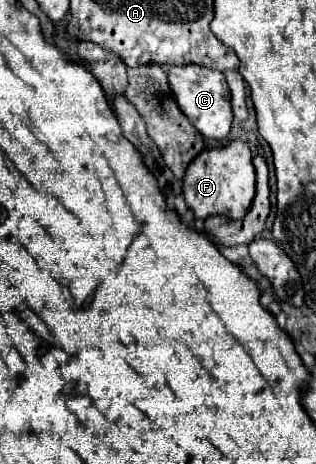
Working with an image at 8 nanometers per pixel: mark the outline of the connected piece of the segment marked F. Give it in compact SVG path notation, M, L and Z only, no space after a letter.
M230 141L224 147L204 149L186 169L184 175L184 199L194 211L196 219L210 215L224 215L240 219L246 215L256 191L256 175L252 165L250 147L244 141Z

